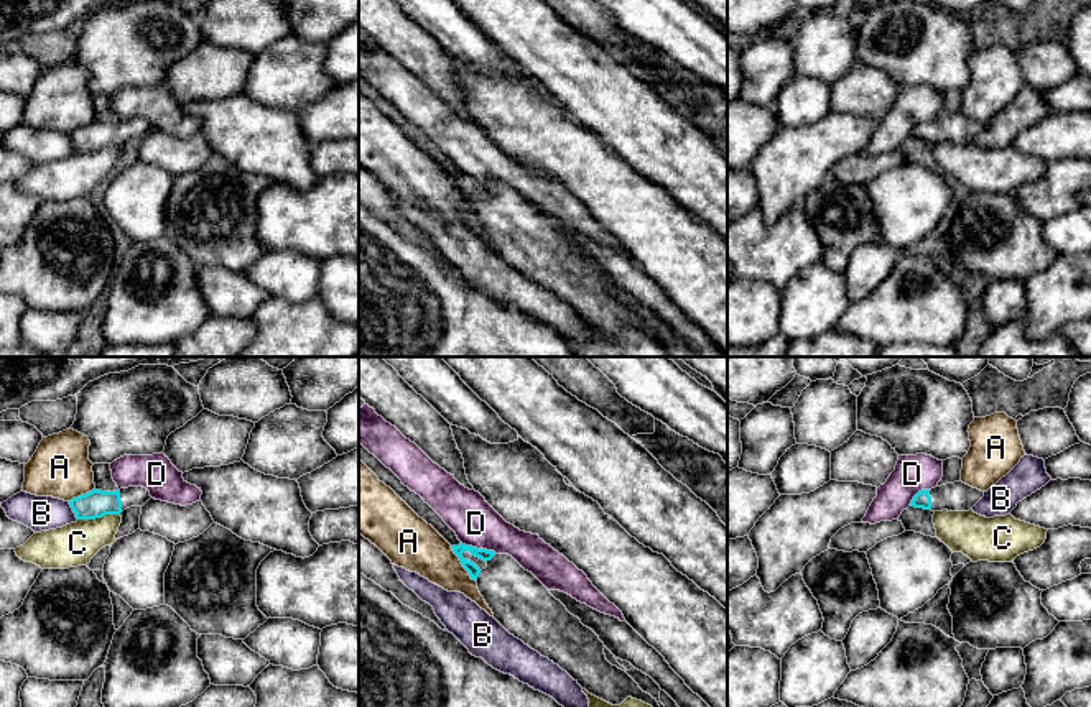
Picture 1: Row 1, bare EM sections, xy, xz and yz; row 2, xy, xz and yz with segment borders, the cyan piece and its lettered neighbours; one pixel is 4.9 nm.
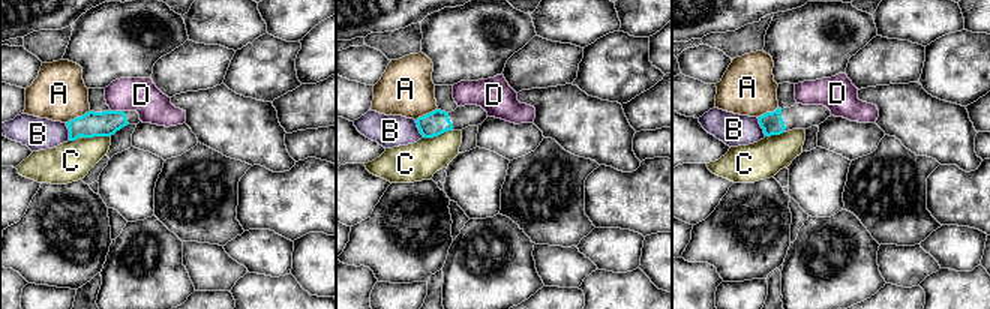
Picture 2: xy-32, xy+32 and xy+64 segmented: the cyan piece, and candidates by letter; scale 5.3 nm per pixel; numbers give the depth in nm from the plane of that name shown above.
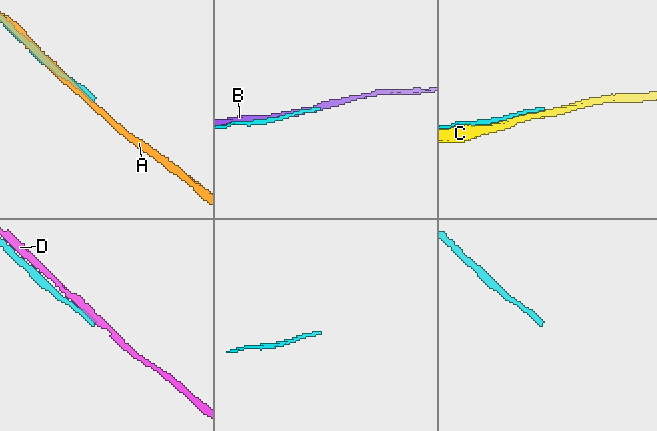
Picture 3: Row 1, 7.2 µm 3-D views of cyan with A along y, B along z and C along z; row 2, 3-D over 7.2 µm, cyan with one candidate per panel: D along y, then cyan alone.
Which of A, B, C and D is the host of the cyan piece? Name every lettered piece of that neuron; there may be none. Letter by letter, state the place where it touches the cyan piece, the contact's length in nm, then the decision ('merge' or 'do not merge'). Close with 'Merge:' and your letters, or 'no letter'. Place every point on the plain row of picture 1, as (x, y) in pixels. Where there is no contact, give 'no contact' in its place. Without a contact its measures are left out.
A: contact xz (461, 194); length 220 nm; do not merge
B: contact xy (73, 142); length 100 nm; do not merge
C: contact xy (97, 148); length 220 nm; do not merge
D: contact xz (479, 181); length 190 nm; do not merge
Merge: no letter

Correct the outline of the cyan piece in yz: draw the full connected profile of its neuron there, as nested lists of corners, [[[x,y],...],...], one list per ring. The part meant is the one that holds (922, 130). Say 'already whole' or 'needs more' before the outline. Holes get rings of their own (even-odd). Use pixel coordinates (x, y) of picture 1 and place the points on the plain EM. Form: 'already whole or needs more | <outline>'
needs more | [[[954,113],[931,122],[918,123],[910,138],[931,143],[969,143],[984,128],[984,123],[966,115]]]

